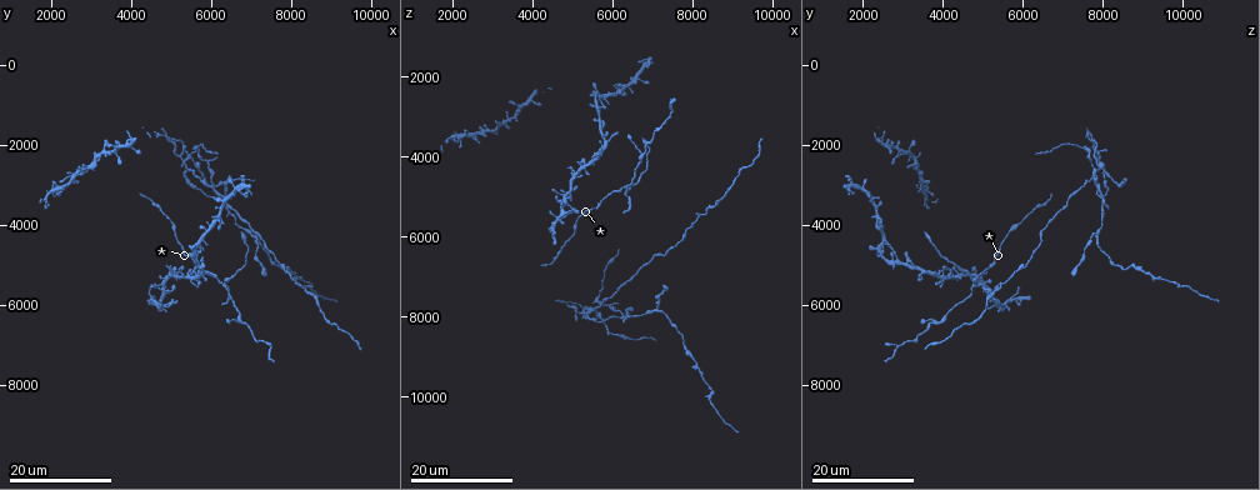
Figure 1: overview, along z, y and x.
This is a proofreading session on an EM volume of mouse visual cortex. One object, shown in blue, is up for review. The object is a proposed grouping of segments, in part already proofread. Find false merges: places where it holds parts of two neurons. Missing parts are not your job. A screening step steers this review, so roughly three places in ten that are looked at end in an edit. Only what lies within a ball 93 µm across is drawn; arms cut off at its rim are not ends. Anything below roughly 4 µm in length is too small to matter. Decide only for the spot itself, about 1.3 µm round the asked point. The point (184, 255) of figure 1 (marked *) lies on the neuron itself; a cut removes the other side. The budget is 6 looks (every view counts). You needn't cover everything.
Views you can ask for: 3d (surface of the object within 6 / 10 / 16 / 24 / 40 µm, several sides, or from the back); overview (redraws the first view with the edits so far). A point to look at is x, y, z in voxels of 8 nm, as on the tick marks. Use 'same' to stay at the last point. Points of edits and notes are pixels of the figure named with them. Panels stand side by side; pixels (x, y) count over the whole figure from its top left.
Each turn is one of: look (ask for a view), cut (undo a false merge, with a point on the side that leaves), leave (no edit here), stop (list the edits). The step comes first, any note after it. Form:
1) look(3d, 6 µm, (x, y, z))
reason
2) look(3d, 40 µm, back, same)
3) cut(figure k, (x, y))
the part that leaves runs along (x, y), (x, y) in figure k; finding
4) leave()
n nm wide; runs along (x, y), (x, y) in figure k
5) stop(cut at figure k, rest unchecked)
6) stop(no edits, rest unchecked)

look(3d, 16 µm, (6350, 5500, 4950))
three arms meet

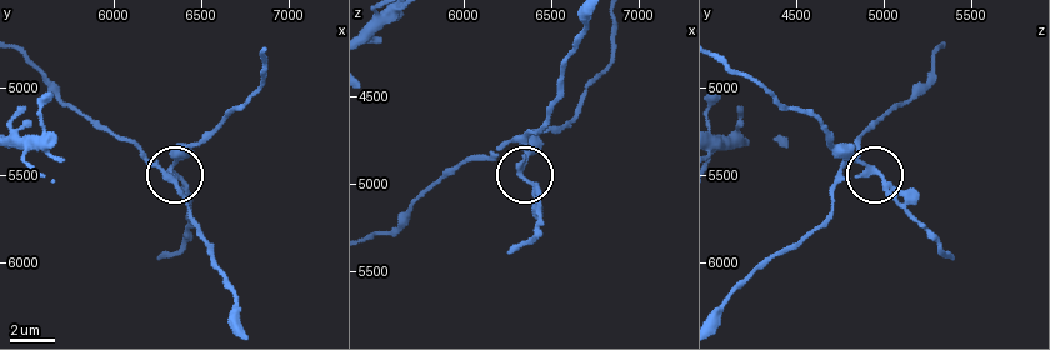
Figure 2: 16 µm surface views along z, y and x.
look(3d, 6 µm, (6320, 5460, 4900))

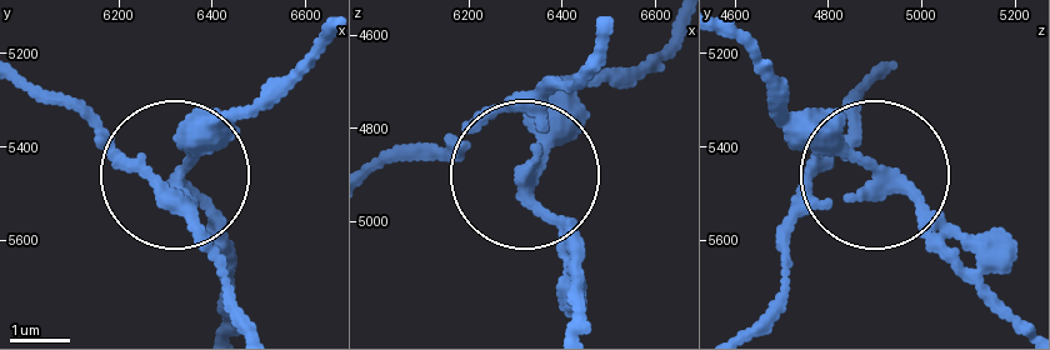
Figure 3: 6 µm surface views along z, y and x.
cut(figure 3, (225, 235))
side arm 18 µm; the part that leaves runs along (539, 174), (579, 104), (639, 74), (678, 29) in figure 3; two neurons meet here

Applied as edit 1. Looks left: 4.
look(overview)

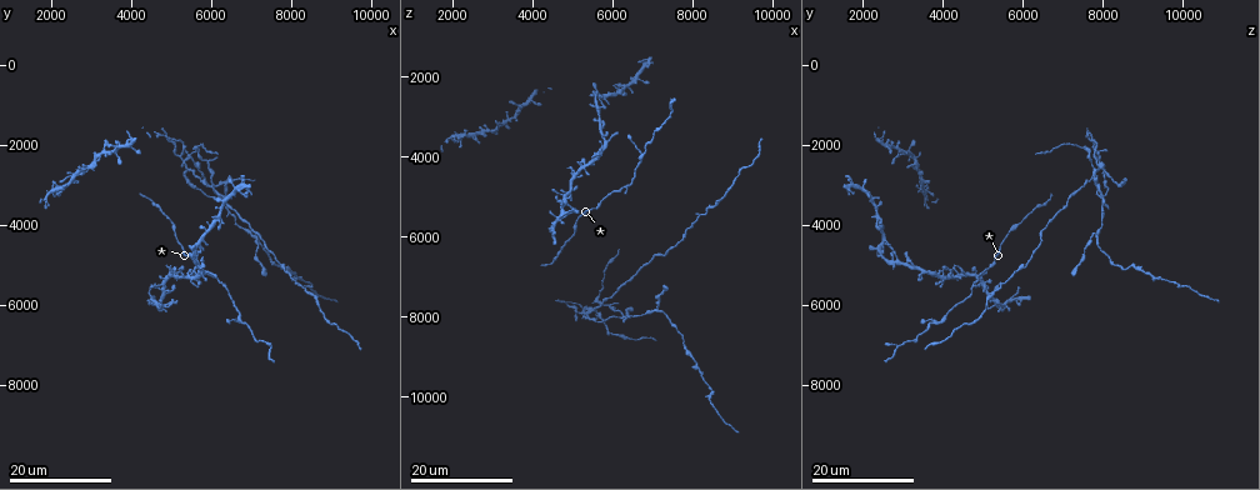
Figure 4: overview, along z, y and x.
look(3d, 24 µm, (6750, 6450, 3950))
three-way junction

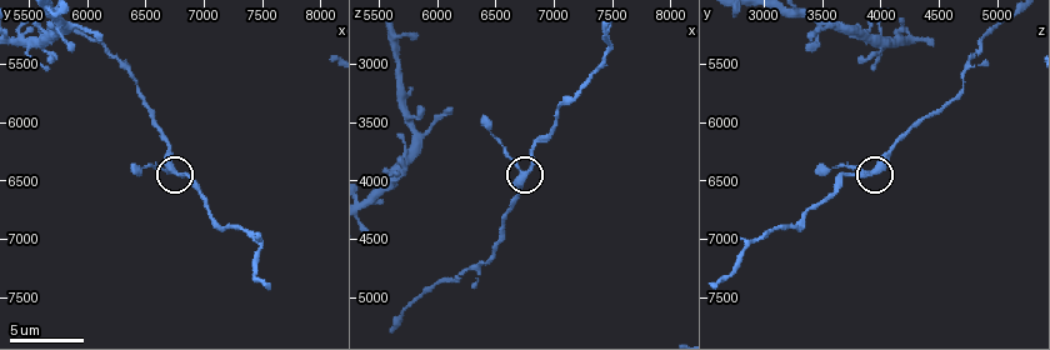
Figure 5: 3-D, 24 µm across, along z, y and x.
look(3d, 10 µm, (6720, 6420, 3920))
zoom in

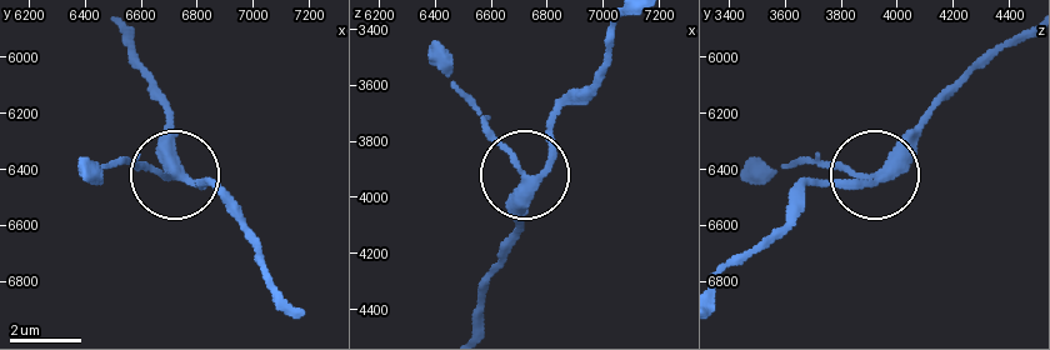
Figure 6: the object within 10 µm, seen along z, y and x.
leave()
270 nm wide; runs along (471, 325), (486, 271), (516, 224), (520, 164), (466, 105) in figure 6; continuous, no second neuron

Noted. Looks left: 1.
stop(cut at figure 3, rest unchecked)

